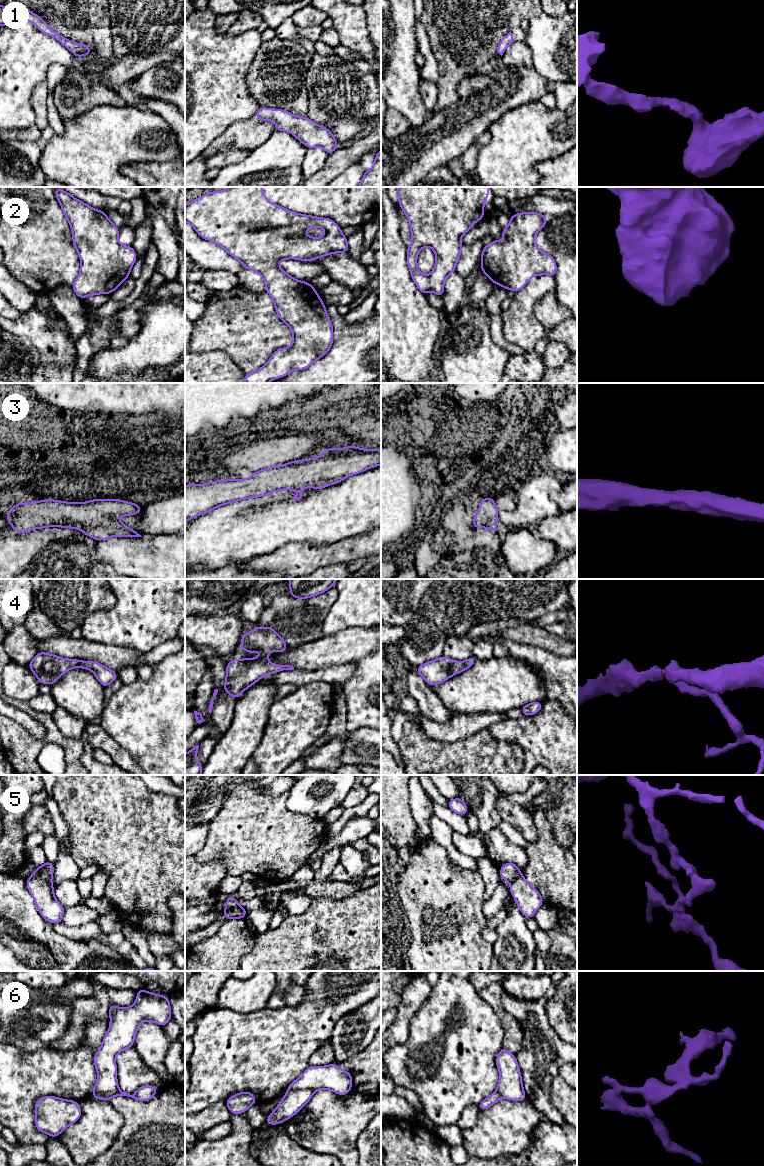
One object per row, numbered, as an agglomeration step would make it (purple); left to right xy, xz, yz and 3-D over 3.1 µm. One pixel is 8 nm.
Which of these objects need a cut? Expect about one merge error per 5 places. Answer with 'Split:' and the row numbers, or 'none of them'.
Split: 5, 6

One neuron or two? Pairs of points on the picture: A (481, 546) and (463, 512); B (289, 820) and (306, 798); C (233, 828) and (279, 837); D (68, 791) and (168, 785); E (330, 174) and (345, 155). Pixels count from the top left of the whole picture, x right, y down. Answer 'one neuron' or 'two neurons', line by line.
A: one neuron
B: two neurons
C: one neuron
D: two neurons
E: one neuron

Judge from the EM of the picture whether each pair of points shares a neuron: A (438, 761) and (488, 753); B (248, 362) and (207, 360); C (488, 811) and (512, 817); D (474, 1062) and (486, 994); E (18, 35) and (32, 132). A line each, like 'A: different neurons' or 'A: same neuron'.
A: same neuron
B: different neurons
C: different neurons
D: different neurons
E: different neurons

